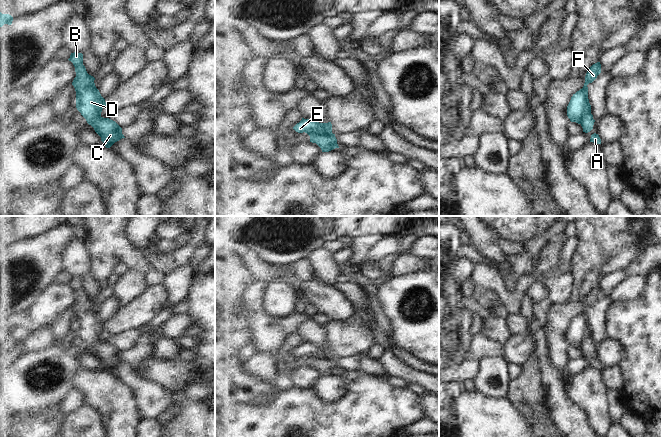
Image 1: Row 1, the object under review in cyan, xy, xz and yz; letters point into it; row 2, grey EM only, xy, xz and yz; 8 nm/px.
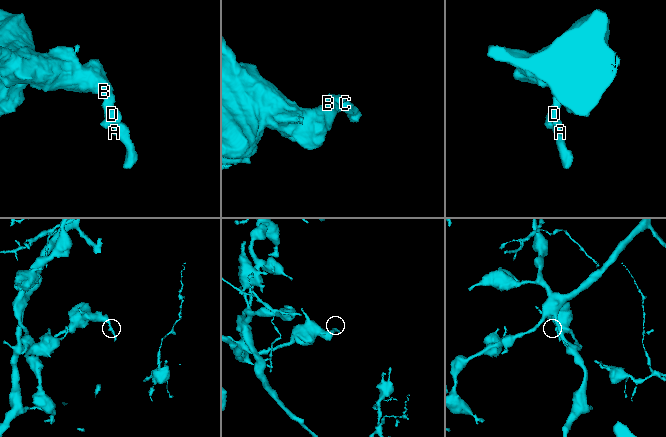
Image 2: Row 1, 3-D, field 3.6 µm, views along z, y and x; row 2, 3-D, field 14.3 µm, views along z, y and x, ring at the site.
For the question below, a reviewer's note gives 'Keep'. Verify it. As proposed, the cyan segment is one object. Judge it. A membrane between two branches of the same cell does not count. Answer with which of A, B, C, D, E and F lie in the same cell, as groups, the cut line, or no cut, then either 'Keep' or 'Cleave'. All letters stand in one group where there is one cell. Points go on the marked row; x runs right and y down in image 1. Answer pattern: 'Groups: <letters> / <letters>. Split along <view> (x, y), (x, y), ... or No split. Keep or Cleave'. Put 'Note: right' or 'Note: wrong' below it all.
Groups: A B C D E F. No split. Keep
Note: right

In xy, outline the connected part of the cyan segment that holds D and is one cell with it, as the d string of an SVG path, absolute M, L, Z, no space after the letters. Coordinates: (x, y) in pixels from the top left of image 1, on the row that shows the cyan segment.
M74 52L70 58L75 67L76 77L72 85L76 91L76 108L101 137L106 148L125 138L122 128L113 120L101 116L102 109L107 106L105 99L96 88L95 78L89 75L83 65L83 54Z

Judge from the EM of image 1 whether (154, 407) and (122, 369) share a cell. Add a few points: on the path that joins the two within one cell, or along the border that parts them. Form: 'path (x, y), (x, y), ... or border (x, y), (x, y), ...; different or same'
path (151, 398), (131, 378); same

